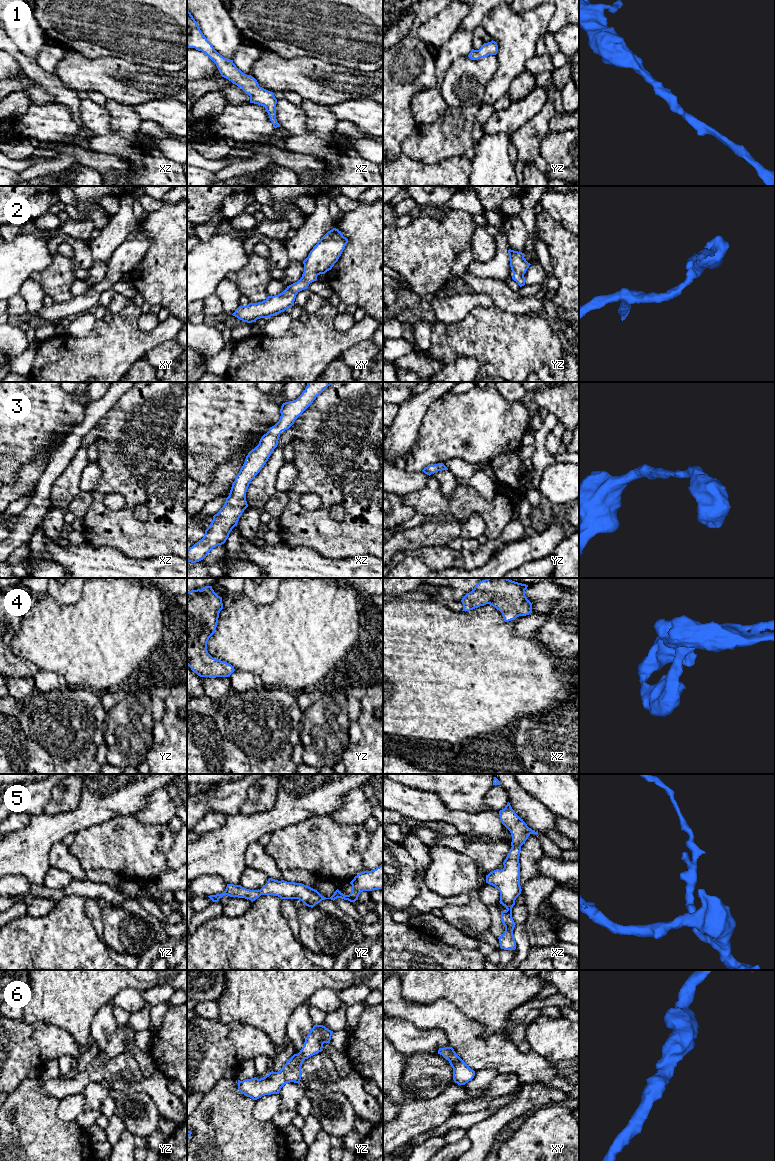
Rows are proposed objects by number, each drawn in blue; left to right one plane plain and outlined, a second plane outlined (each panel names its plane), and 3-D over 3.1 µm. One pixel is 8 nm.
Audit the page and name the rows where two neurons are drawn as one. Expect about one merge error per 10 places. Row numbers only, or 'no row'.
no row

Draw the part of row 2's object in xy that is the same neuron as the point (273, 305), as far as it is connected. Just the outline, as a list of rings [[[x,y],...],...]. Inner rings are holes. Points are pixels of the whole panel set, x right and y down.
[[[336,228],[328,231],[313,247],[303,261],[304,272],[295,283],[280,294],[268,296],[264,301],[239,306],[232,314],[243,322],[252,323],[269,318],[294,306],[296,295],[317,280],[317,276],[331,270],[345,249],[348,239]]]

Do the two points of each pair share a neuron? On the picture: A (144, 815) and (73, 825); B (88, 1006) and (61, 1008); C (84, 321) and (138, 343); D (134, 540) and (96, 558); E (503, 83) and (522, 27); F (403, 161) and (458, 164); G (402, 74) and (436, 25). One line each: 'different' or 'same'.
A: different
B: same
C: different
D: different
E: same
F: same
G: different

